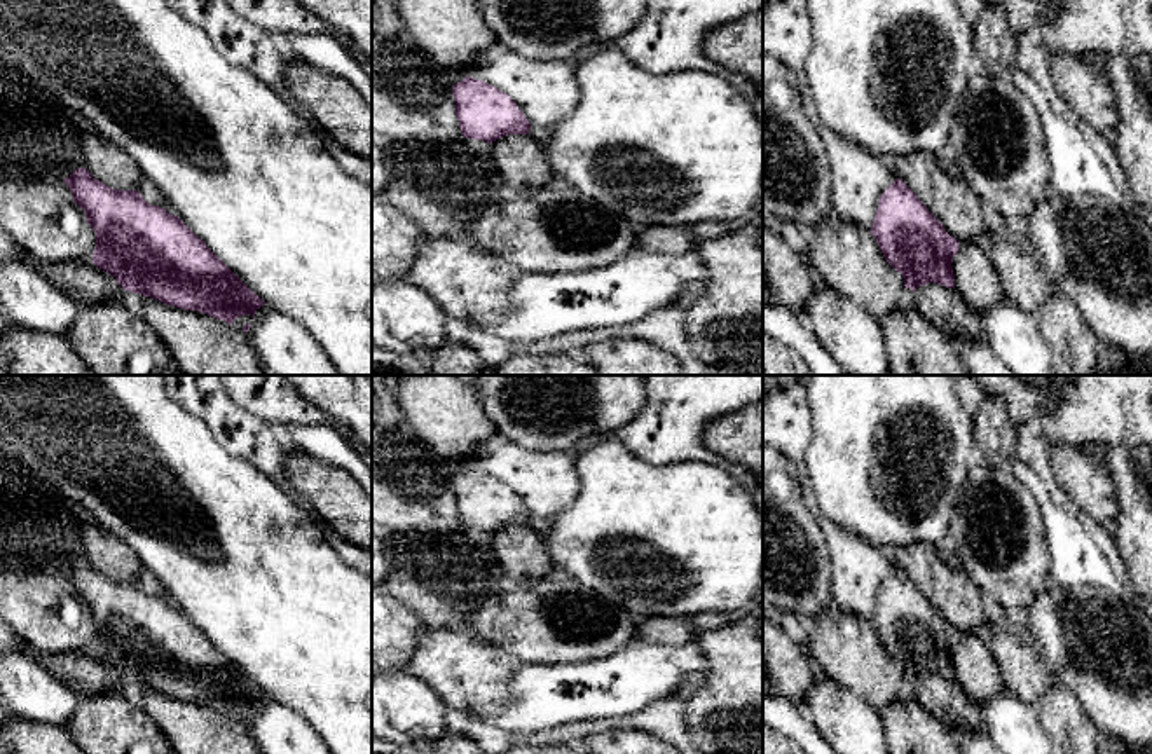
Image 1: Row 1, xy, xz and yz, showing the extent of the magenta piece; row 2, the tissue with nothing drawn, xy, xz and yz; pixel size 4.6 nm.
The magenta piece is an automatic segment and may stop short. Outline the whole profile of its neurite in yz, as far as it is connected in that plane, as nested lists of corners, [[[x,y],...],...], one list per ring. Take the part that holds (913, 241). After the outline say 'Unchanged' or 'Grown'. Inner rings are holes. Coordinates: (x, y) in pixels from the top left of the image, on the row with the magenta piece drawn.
[[[901,178],[880,195],[871,234],[890,267],[902,274],[906,288],[915,291],[929,283],[955,288],[951,264],[958,253],[958,241],[944,230],[943,223]]]. Unchanged

